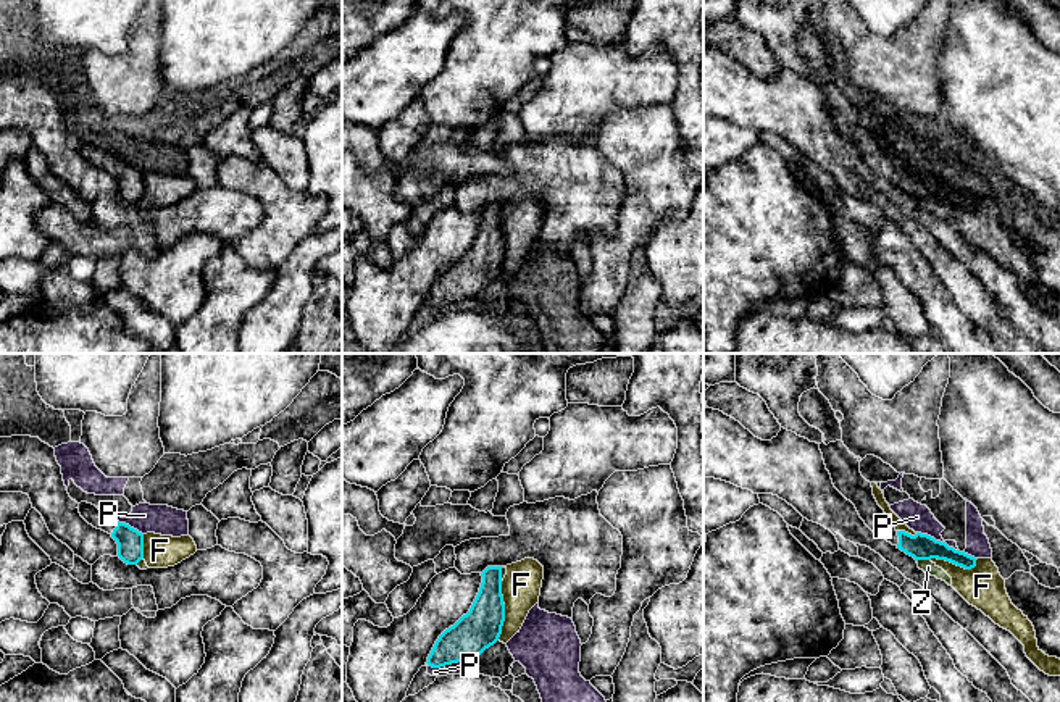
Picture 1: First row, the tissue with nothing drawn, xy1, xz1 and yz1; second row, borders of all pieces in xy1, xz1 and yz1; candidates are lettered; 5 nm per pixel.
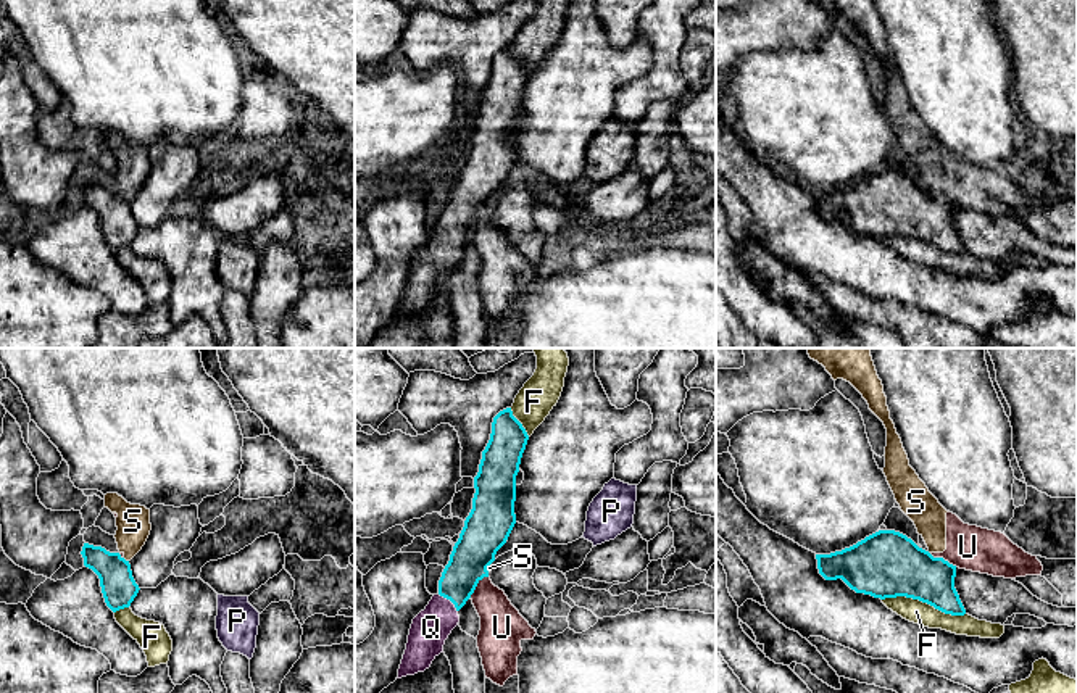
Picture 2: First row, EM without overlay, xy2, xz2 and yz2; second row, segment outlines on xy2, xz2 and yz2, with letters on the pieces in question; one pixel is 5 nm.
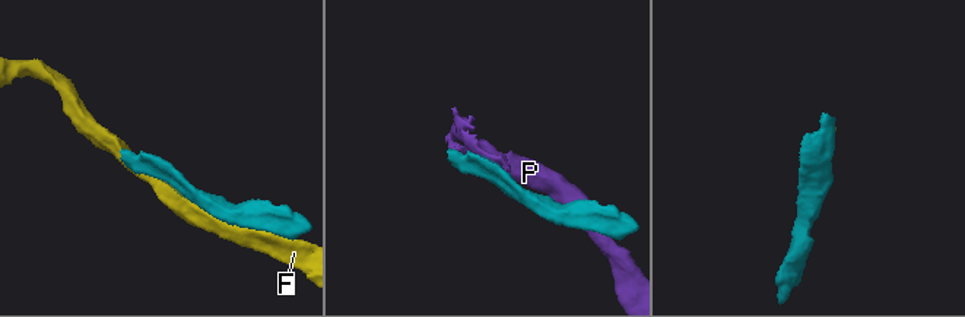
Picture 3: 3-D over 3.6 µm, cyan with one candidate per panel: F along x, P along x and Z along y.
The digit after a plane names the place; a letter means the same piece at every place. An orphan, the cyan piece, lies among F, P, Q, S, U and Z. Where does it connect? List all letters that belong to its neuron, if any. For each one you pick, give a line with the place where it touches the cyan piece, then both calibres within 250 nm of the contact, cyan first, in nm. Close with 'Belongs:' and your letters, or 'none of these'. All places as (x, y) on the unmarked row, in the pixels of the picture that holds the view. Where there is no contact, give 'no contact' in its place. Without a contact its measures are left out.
Q: meets cyan in xz2 at (450, 239); 200 nm thick on the cyan side, 190 nm on the other
Belongs: Q

